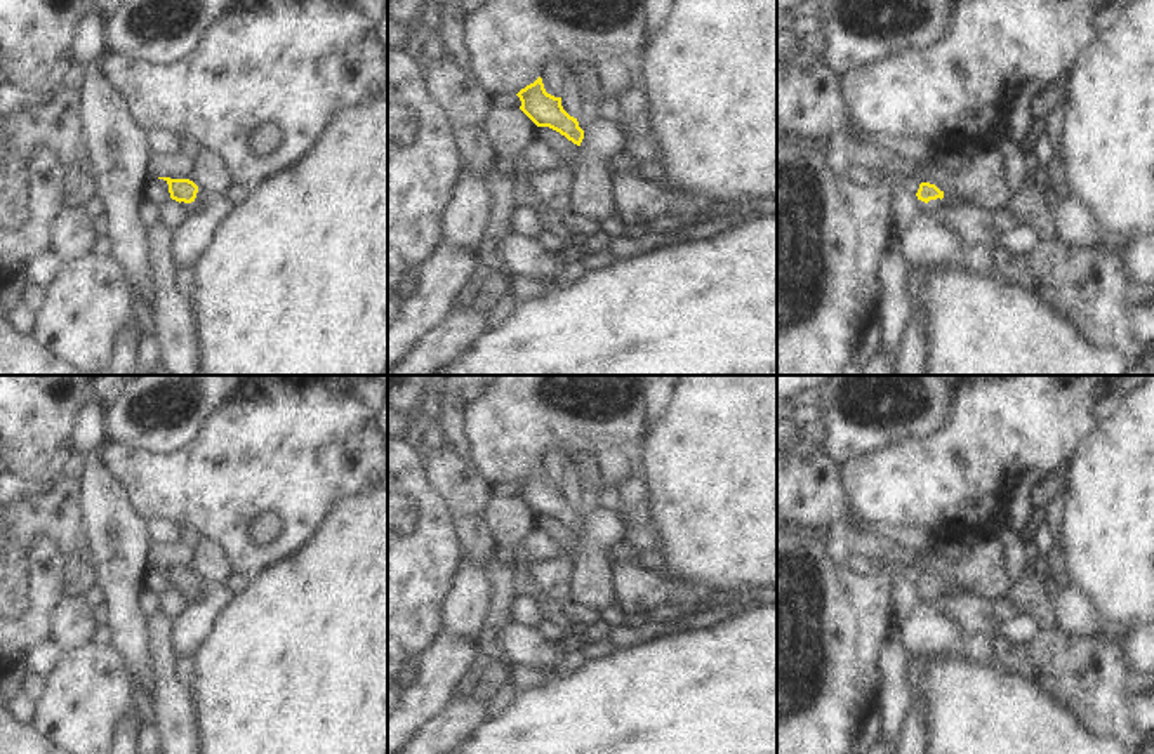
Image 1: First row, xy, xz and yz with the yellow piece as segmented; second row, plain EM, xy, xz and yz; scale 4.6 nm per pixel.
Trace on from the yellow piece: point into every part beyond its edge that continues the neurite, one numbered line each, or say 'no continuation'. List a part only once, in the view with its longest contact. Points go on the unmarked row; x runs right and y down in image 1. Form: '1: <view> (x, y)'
1: yz (934, 595)

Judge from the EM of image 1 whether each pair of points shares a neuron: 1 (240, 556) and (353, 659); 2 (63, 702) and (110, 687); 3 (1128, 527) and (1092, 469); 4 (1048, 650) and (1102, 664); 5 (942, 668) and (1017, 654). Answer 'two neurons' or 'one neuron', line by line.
1: two neurons
2: one neuron
3: one neuron
4: one neuron
5: two neurons

